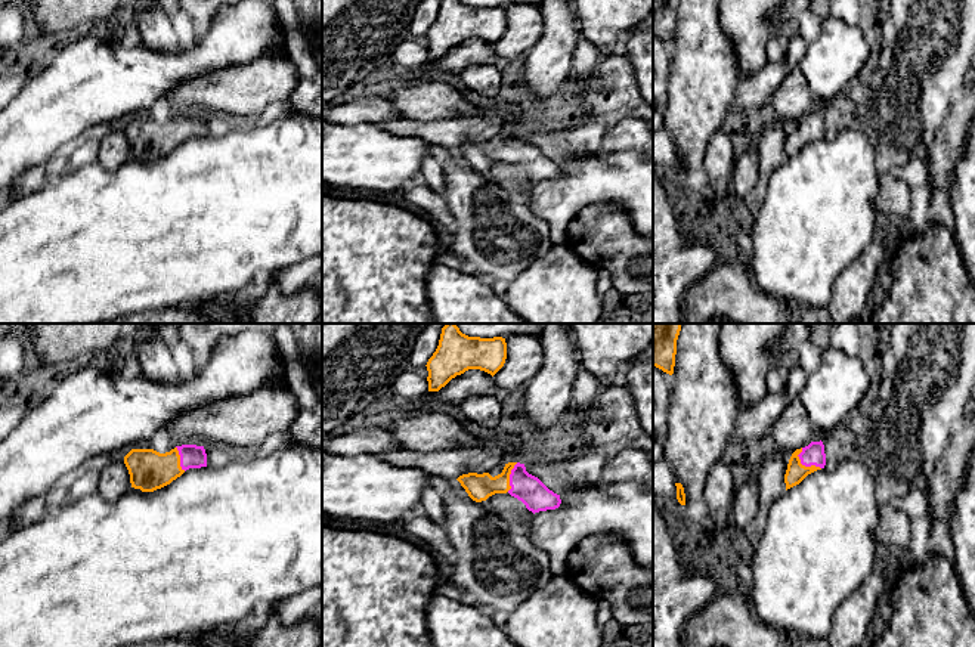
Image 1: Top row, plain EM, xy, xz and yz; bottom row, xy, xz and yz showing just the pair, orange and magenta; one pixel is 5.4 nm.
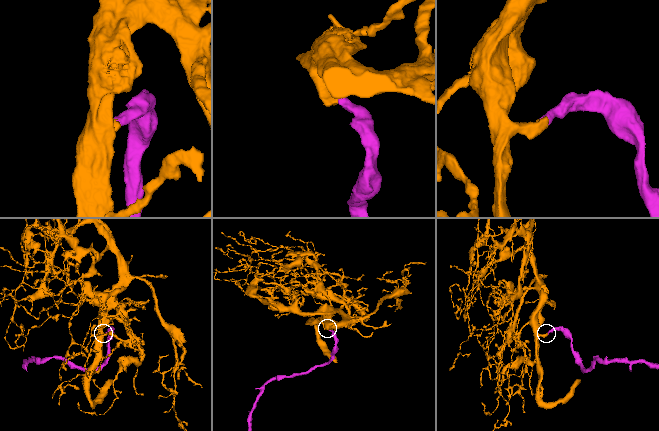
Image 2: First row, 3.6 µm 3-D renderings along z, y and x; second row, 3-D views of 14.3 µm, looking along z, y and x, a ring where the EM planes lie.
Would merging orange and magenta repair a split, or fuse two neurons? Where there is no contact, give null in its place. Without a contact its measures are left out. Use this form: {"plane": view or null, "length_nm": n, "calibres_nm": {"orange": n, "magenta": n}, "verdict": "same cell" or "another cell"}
{"plane": "yz", "length_nm": 160, "calibres_nm": {"orange": 110, "magenta": 120}, "verdict": "same cell"}

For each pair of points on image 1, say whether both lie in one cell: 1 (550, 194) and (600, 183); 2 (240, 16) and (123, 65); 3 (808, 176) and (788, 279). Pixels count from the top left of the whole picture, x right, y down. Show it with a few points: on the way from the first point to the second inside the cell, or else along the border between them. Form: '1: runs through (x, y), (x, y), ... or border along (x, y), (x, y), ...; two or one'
1: runs through (562, 194), (569, 194), (581, 183), (588, 183); one
2: runs through (210, 46), (194, 62), (152, 64); one
3: runs through (808, 201), (808, 228), (796, 254); one

